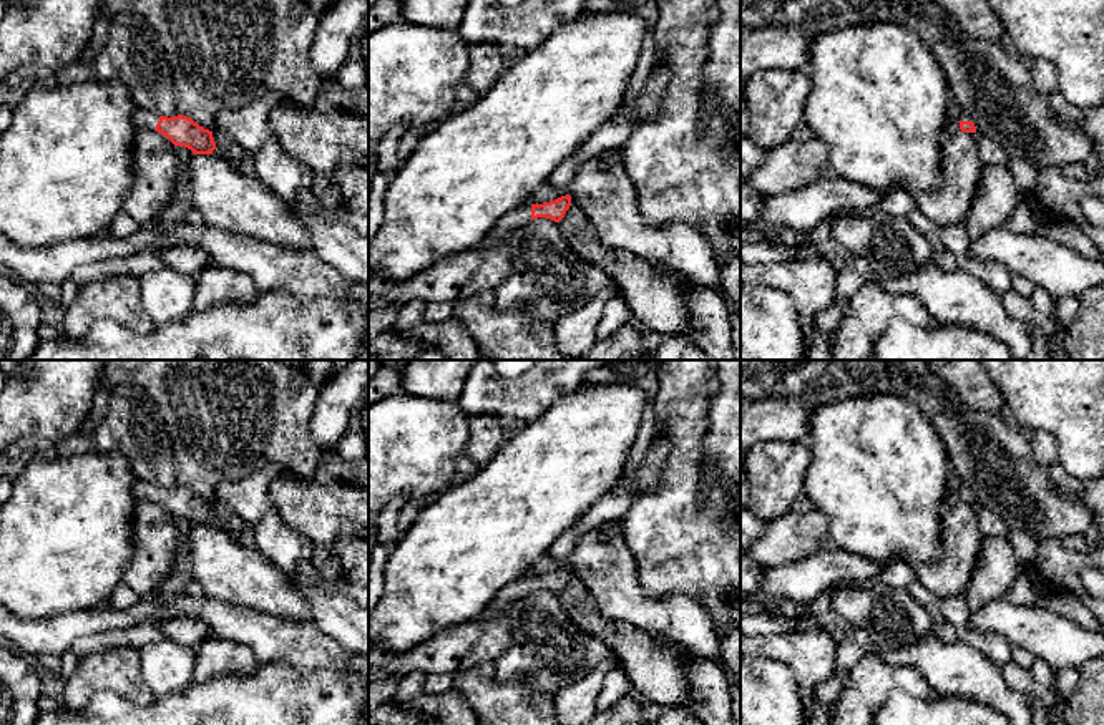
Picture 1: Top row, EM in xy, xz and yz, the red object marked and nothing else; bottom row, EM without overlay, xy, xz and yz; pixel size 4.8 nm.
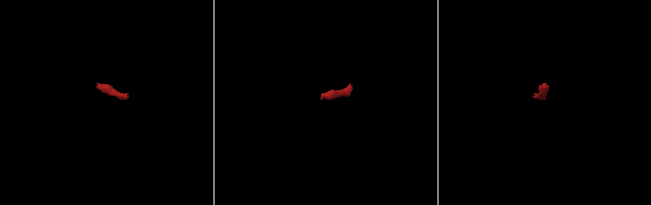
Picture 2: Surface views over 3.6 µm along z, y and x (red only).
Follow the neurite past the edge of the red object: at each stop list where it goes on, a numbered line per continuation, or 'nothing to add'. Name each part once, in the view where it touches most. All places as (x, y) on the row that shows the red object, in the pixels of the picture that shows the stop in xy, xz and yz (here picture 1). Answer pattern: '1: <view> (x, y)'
1: xz (515, 218)

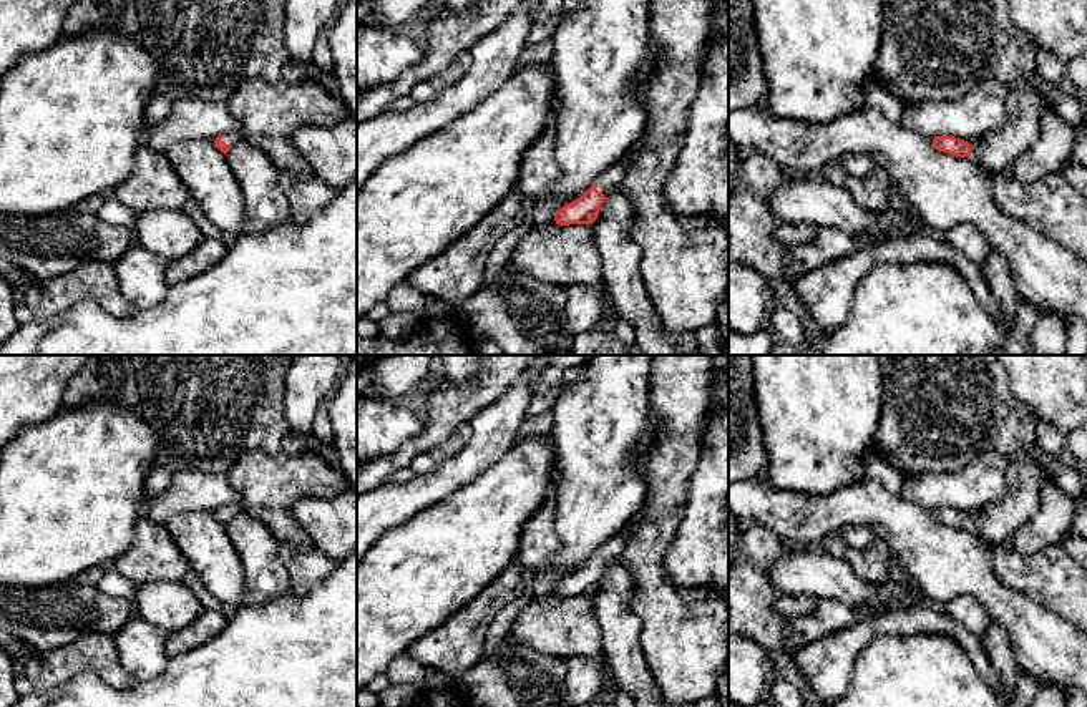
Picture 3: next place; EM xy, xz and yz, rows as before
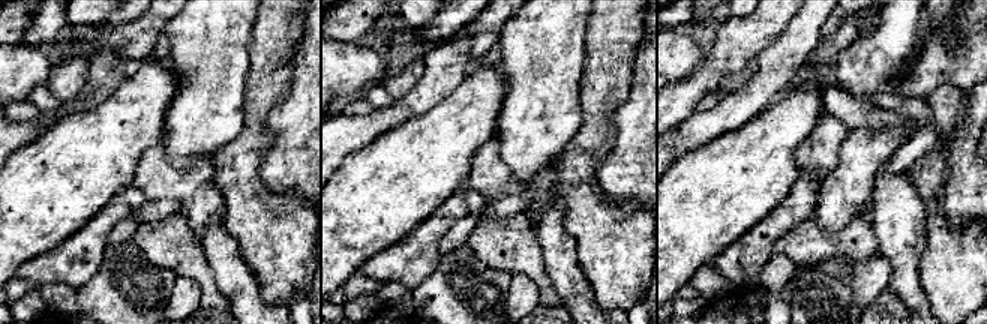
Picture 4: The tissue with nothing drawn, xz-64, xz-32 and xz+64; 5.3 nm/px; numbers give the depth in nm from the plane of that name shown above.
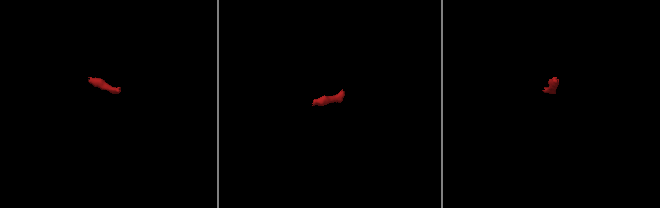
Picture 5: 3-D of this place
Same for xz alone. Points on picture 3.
1: xz (613, 176)

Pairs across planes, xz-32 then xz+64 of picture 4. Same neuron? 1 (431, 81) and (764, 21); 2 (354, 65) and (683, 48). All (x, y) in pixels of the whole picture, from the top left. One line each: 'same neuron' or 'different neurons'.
1: different neurons
2: same neuron

